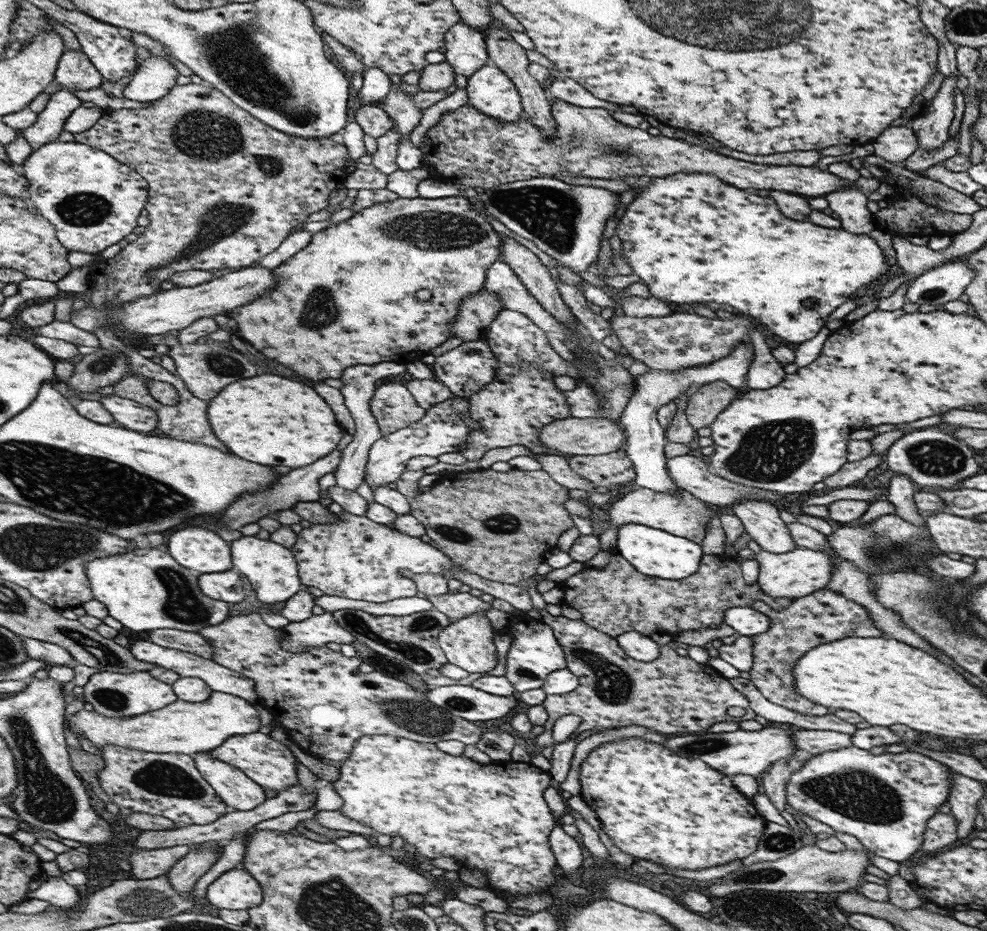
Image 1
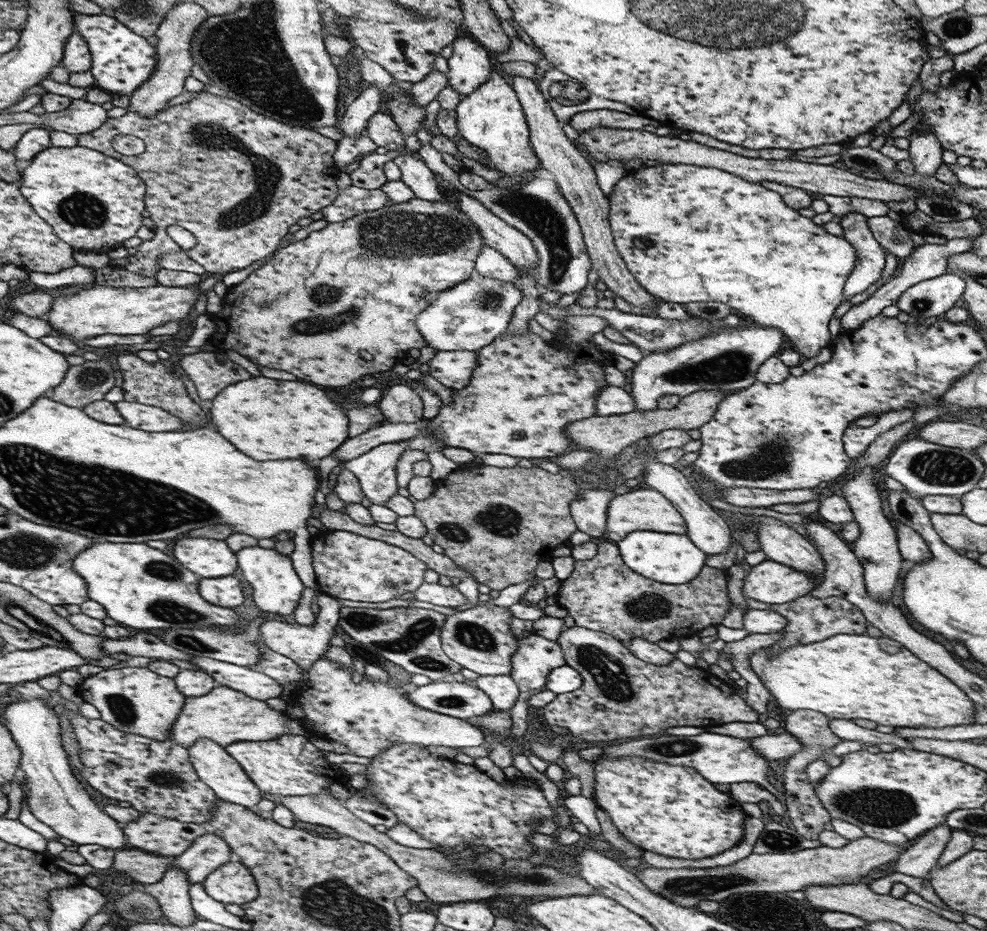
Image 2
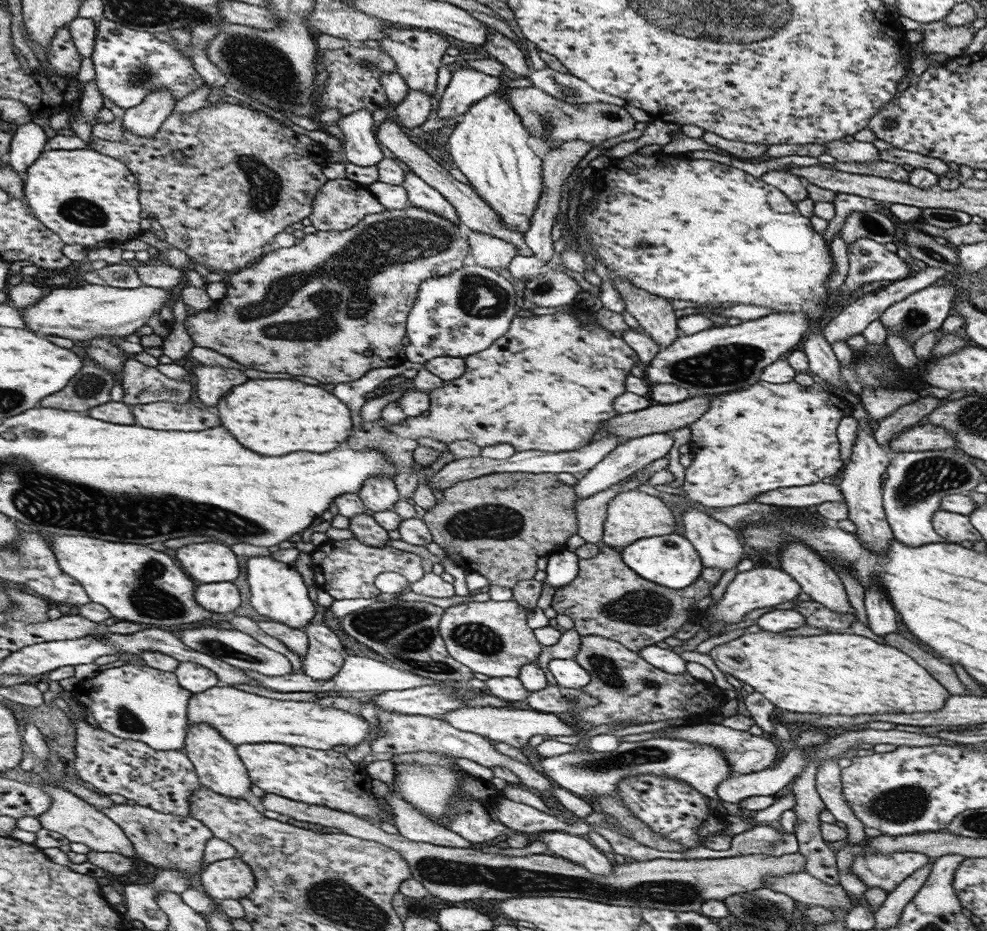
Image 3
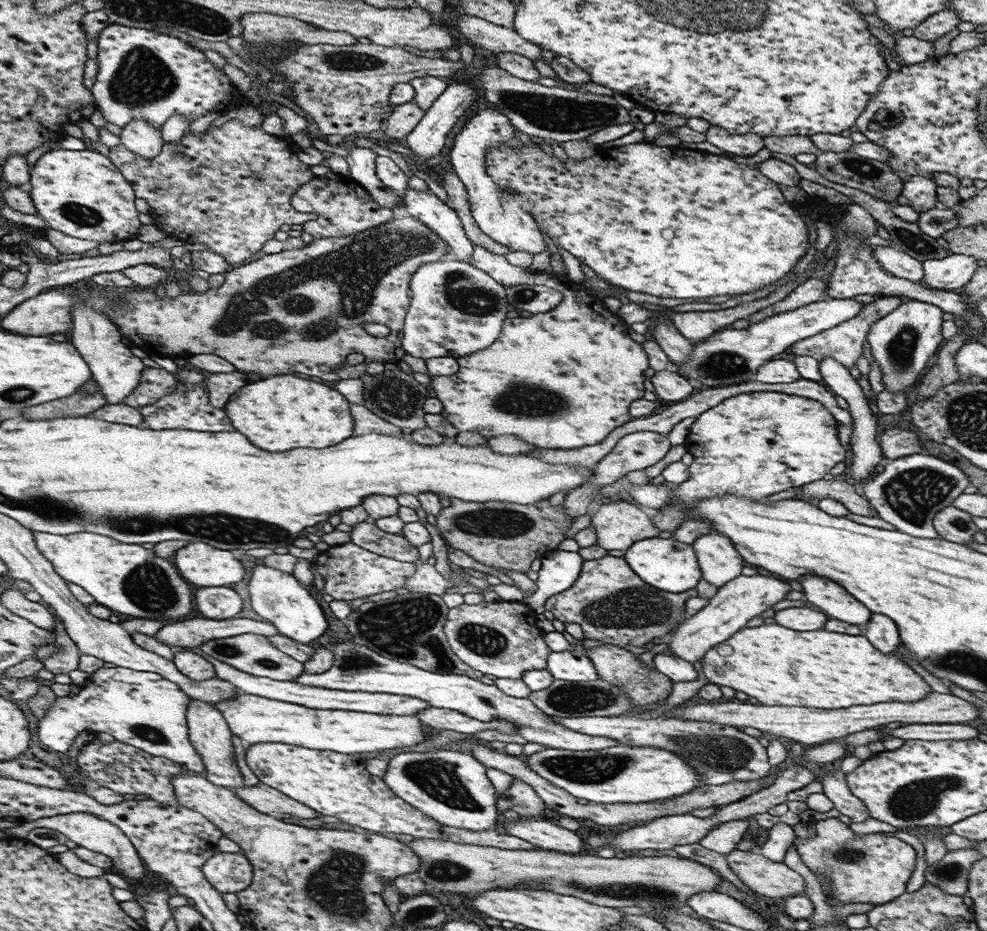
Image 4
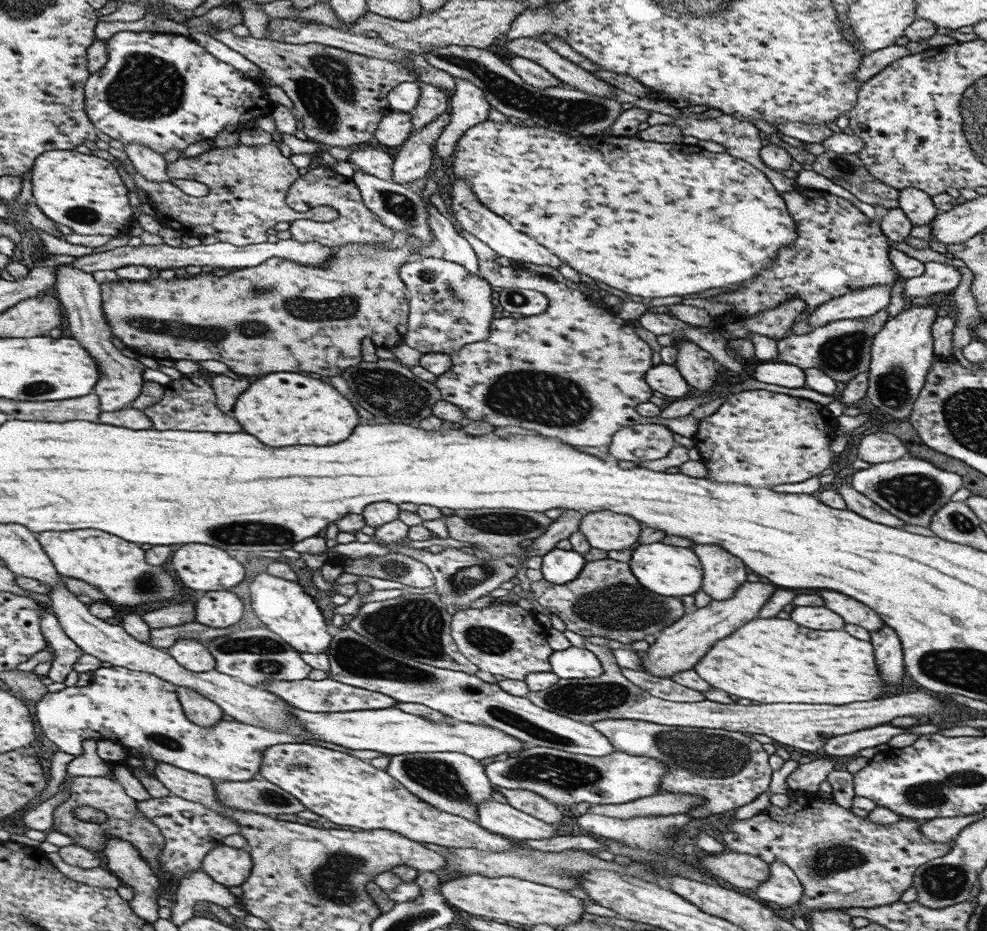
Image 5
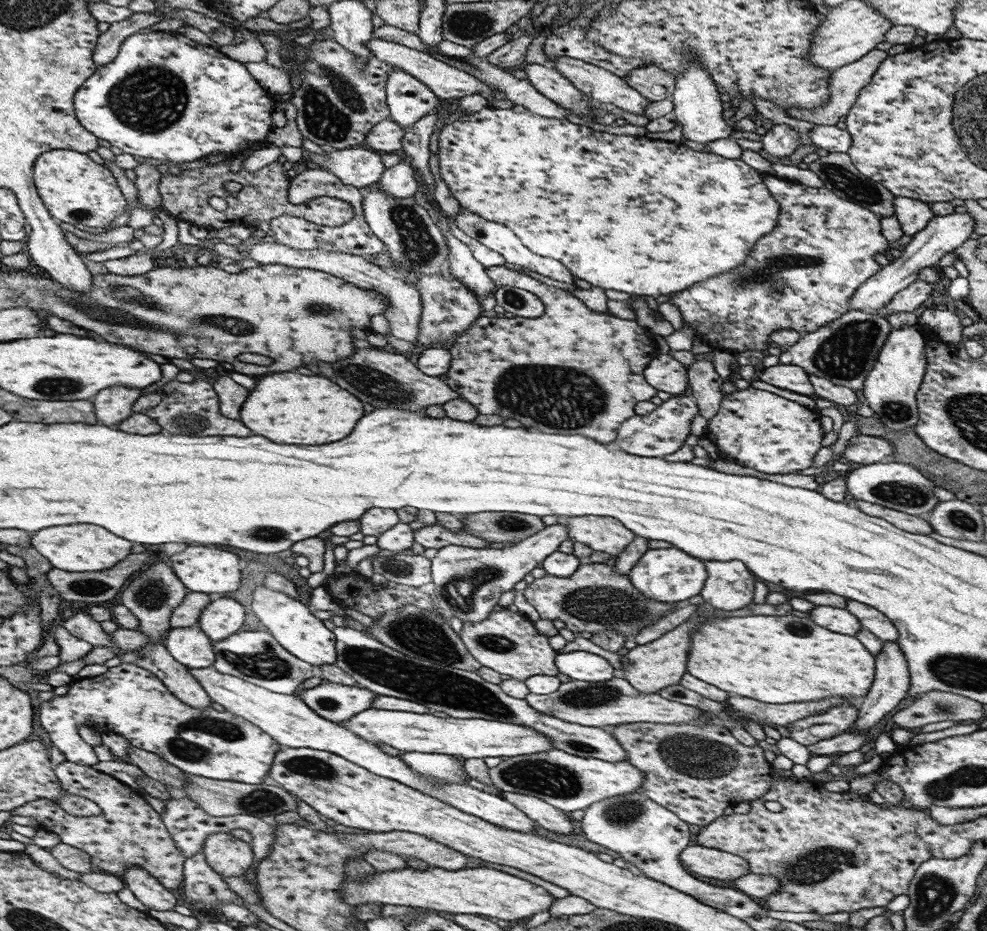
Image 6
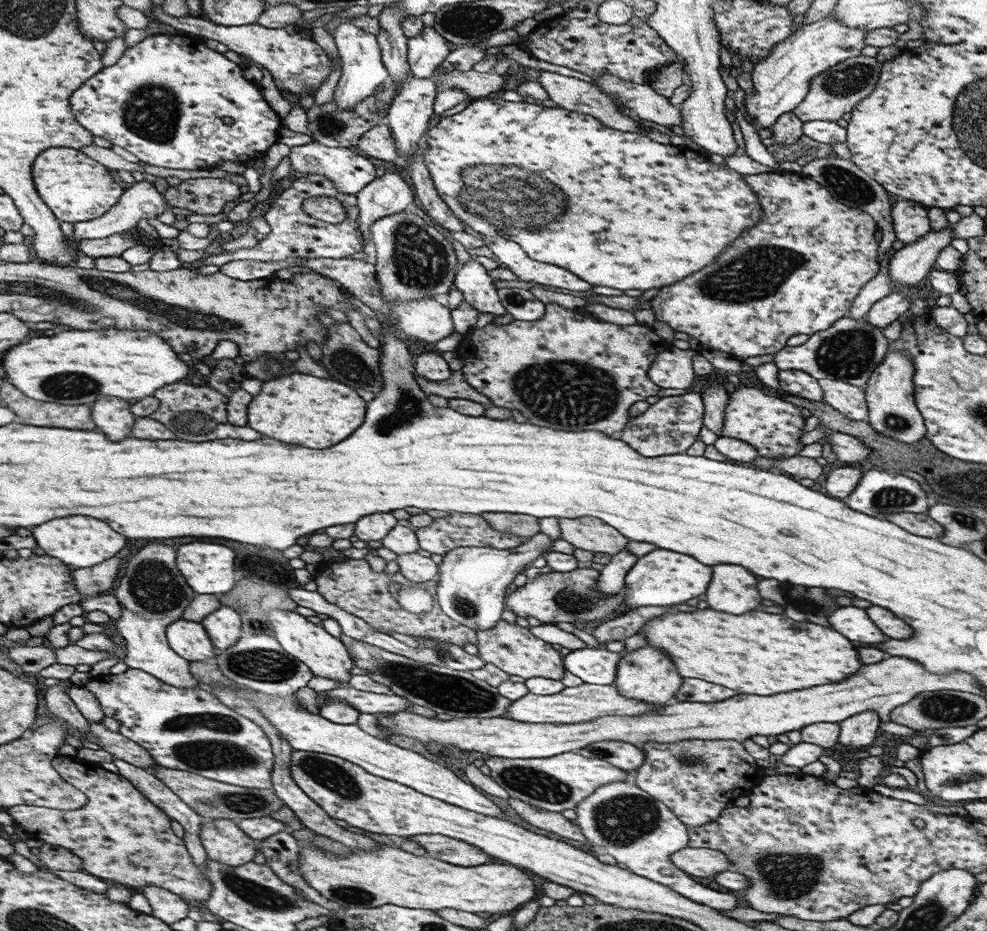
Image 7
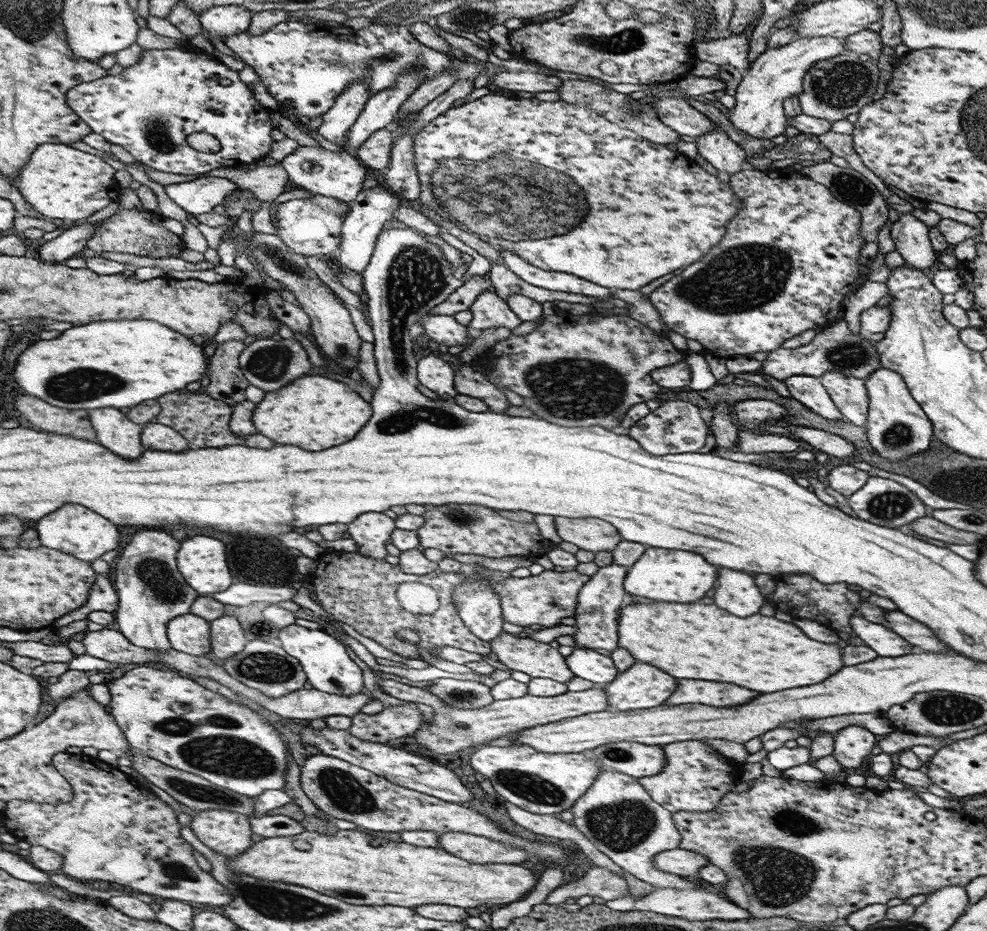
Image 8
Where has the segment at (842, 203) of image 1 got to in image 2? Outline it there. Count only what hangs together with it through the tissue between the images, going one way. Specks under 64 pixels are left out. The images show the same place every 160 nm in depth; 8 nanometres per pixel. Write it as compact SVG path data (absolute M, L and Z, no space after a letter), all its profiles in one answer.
M859 212L845 214L839 222L843 236L857 252L857 264L843 286L845 299L864 292L880 278L885 264L885 253L868 226L868 217Z

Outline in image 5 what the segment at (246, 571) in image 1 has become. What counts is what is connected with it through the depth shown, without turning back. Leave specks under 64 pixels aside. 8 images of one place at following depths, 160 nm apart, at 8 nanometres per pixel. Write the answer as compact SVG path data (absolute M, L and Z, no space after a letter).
M267 572L258 574L250 584L254 614L268 629L283 637L296 652L310 654L327 652L331 647L332 636L328 634L326 618L322 616L318 604L304 592L298 581L272 576Z

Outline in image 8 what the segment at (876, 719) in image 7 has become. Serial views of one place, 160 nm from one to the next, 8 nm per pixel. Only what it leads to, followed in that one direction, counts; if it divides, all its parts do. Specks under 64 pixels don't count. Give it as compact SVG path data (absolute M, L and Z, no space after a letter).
M847 726L834 735L834 758L846 770L860 768L876 746L876 735L863 726Z

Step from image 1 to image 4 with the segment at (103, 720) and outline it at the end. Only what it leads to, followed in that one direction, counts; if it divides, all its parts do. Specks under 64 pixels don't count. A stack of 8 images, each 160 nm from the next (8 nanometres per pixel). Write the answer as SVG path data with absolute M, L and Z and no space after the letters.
M240 692L235 699L212 704L223 713L231 731L248 744L284 743L302 748L356 754L414 746L427 740L416 715L396 716L368 712L320 710Z

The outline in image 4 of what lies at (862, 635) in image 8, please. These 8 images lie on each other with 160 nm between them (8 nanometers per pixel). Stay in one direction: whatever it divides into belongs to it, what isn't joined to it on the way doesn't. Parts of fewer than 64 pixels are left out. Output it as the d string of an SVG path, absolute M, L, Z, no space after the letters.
M784 604L776 609L774 624L790 630L818 630L826 624L828 616L824 612L798 604Z

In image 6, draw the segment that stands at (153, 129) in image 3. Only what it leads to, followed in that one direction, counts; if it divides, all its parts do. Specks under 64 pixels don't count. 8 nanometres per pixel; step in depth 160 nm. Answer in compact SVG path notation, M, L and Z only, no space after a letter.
M140 159L135 168L137 176L135 185L138 189L137 205L160 210L162 200L159 193L159 182L163 174L158 171L156 164L150 160Z

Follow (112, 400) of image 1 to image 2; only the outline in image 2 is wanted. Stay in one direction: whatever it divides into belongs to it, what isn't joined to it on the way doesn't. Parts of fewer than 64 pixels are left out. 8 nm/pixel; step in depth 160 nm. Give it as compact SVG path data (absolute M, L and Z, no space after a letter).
M116 402L124 424L132 428L140 428L146 432L174 432L185 424L178 417L154 406L127 402Z

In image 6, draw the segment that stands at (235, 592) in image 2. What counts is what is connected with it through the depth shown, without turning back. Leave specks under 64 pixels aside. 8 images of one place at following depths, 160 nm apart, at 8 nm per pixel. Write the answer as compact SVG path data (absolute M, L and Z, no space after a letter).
M214 596L214 600L204 608L199 619L199 627L213 642L235 635L244 624L244 606L225 596Z

